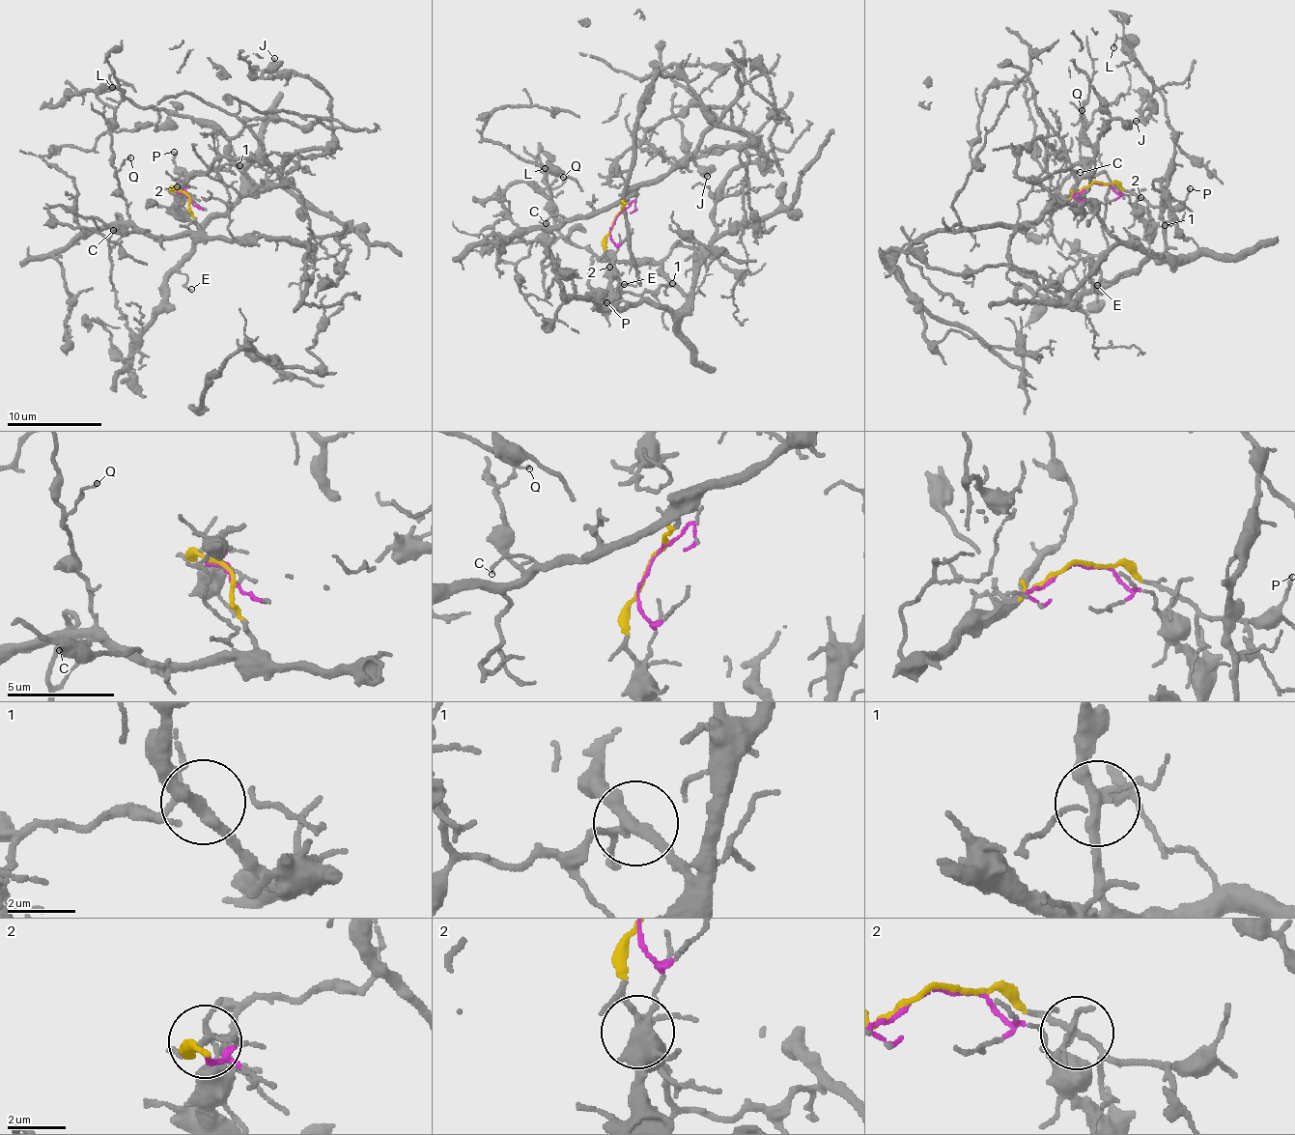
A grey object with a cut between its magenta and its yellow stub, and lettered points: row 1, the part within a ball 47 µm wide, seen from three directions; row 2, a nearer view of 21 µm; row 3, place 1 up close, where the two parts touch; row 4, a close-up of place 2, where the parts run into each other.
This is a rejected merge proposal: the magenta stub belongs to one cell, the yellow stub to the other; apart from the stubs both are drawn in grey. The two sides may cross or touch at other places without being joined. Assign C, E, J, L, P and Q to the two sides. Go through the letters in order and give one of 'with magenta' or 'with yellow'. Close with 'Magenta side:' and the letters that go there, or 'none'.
C: with yellow
E: with magenta
J: with magenta
L: with magenta
P: with yellow
Q: with yellow
Magenta side: E, J, L

